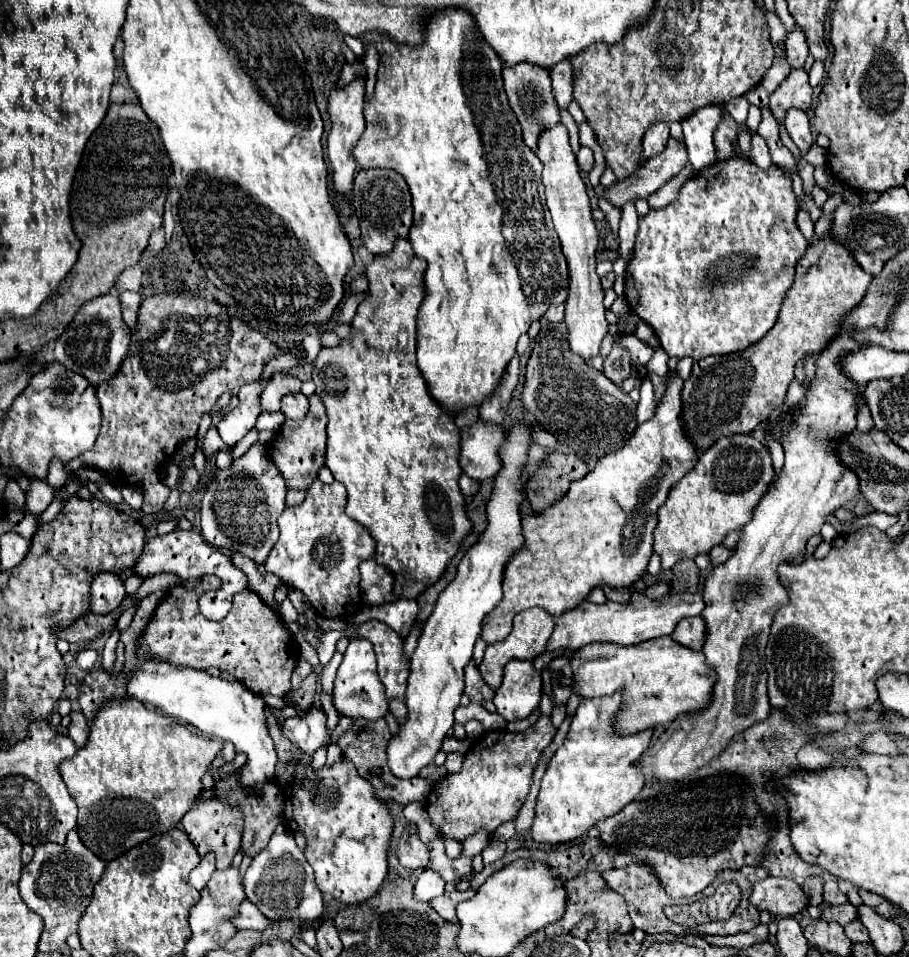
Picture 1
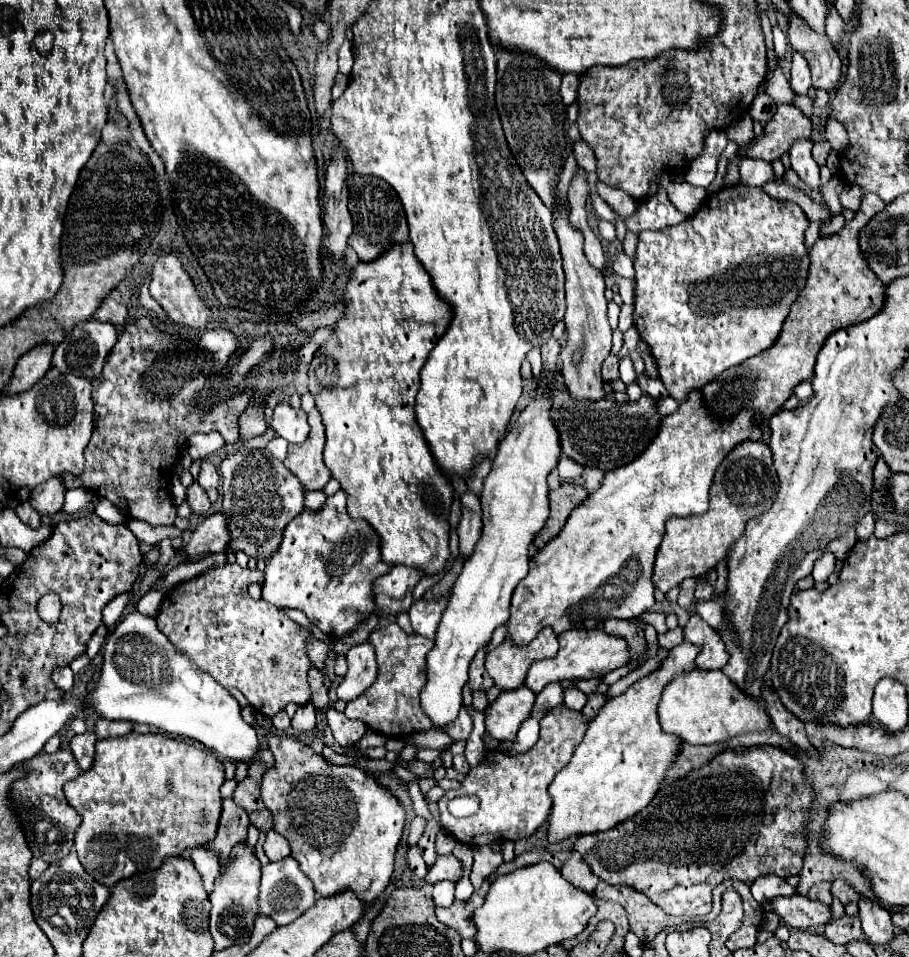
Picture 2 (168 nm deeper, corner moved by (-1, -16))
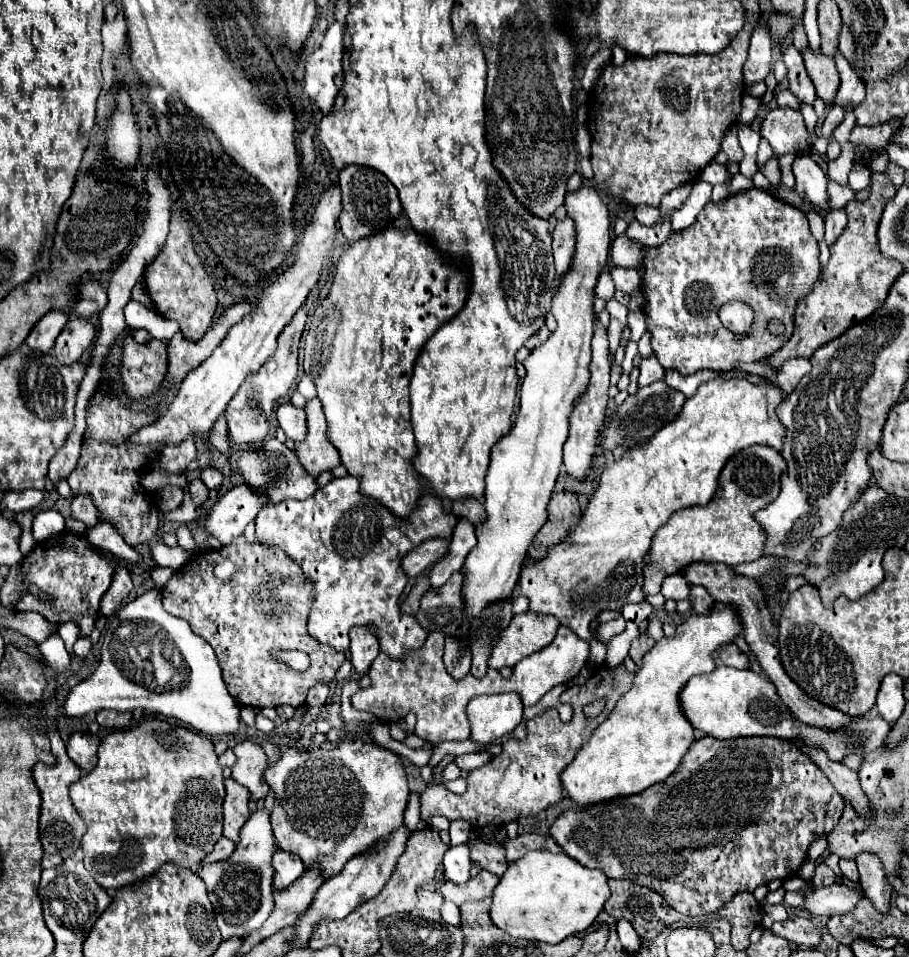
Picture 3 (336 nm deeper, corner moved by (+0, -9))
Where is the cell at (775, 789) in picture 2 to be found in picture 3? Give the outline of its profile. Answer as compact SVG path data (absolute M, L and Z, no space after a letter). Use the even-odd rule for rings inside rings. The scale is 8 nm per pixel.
M702 737L700 743L692 743L688 753L682 757L676 773L672 773L666 781L652 785L644 793L632 795L632 797L618 797L616 801L606 801L604 805L594 805L586 811L568 811L560 815L554 825L550 827L550 835L558 841L558 845L576 859L580 865L588 869L600 869L606 877L612 879L628 879L636 885L648 887L656 891L668 907L676 909L682 915L700 915L700 913L712 913L718 911L726 901L732 899L734 893L740 891L754 891L758 885L770 883L774 879L788 879L798 873L802 863L806 861L808 847L820 839L826 837L840 819L840 813L844 809L844 799L836 793L828 777L810 761L808 755L804 755L794 743L786 739L776 737L746 737L746 739L730 739L730 741L704 741L708 737Z

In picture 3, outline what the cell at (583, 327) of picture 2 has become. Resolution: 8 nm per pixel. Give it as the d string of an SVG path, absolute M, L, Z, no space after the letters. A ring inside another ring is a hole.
M594 319L594 339L592 339L592 365L590 365L590 383L586 387L586 393L580 395L574 401L574 407L570 411L570 431L568 439L564 443L564 465L568 475L574 479L584 479L590 469L590 459L596 453L598 435L604 421L604 411L608 403L608 385L610 385L610 349L608 349L608 329Z

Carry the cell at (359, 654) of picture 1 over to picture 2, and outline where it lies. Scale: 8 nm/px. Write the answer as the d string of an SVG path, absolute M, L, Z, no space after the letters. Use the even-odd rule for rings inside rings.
M369 642L355 644L347 652L347 664L349 670L343 678L343 682L337 686L337 698L341 700L353 700L361 696L377 678L377 662L375 652Z

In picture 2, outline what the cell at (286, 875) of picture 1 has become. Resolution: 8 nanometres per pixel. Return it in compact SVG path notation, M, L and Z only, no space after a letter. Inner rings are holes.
M287 856L279 862L269 862L263 866L261 876L261 894L259 894L259 914L271 916L277 926L285 926L299 918L307 908L315 904L315 890L311 886L311 880L299 870L299 864Z

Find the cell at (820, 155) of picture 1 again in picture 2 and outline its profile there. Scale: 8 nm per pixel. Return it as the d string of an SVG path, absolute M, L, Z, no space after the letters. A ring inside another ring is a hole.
M823 140L823 142L819 142L819 144L813 146L813 158L815 158L819 164L825 164L829 150L831 150L831 144L829 144L827 140Z

